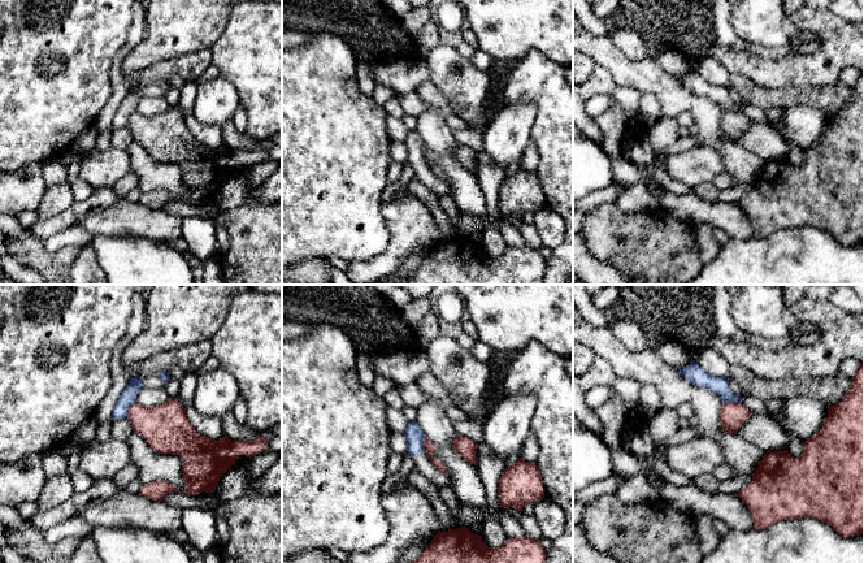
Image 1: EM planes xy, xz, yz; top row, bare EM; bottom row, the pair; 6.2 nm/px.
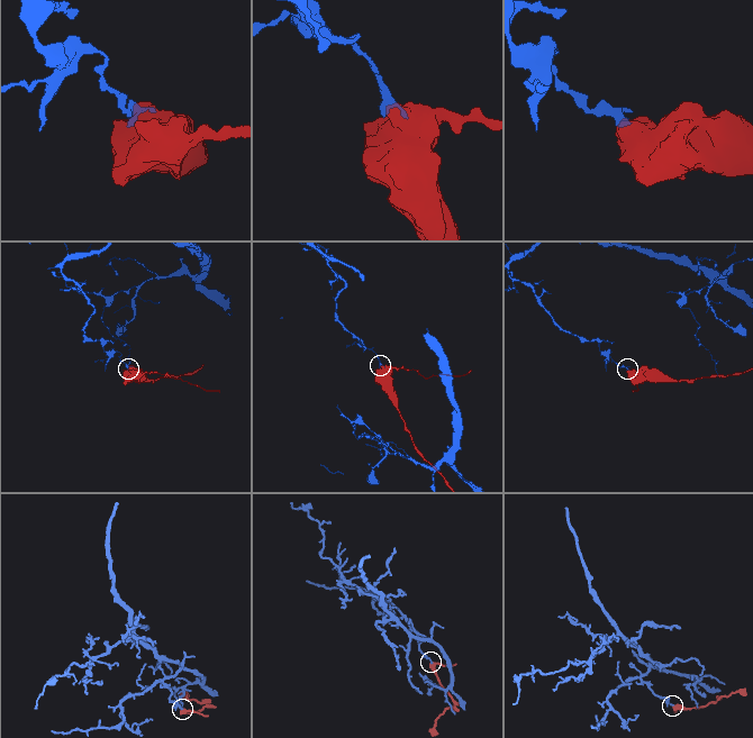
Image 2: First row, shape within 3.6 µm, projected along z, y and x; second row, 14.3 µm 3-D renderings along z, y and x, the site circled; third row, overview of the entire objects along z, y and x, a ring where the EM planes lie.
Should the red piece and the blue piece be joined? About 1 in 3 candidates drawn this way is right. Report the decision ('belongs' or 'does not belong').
does not belong

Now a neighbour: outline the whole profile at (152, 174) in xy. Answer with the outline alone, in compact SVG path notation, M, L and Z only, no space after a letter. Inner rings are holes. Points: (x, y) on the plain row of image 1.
M136 142L127 147L127 152L131 157L131 172L139 177L139 189L143 194L165 190L172 192L178 200L187 199L182 182L183 169L181 165L156 161Z

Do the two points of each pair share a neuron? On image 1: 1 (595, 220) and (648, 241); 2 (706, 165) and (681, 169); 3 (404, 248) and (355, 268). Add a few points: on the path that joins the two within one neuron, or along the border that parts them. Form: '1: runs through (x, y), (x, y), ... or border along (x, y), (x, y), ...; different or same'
1: runs through (608, 232), (635, 241); same
2: runs through (699, 165), (687, 167); same
3: runs through (393, 258), (377, 268), (367, 268); same

